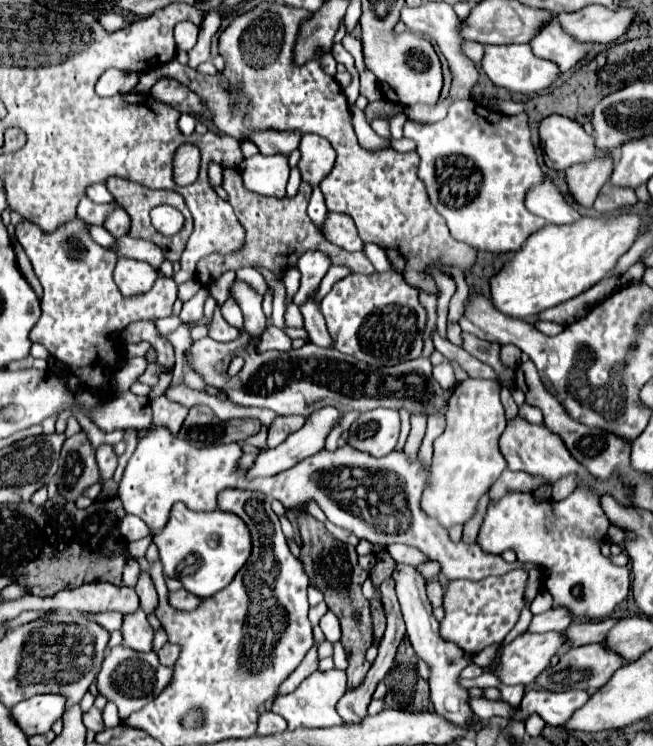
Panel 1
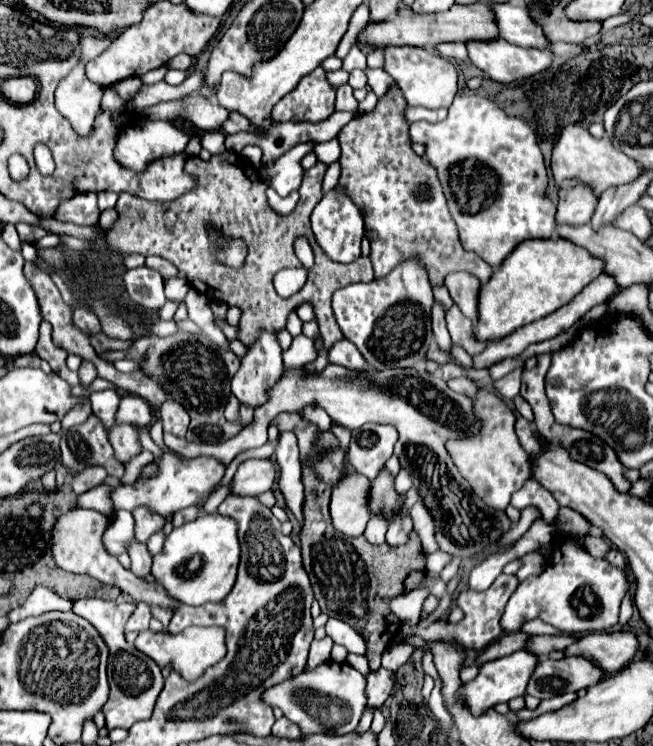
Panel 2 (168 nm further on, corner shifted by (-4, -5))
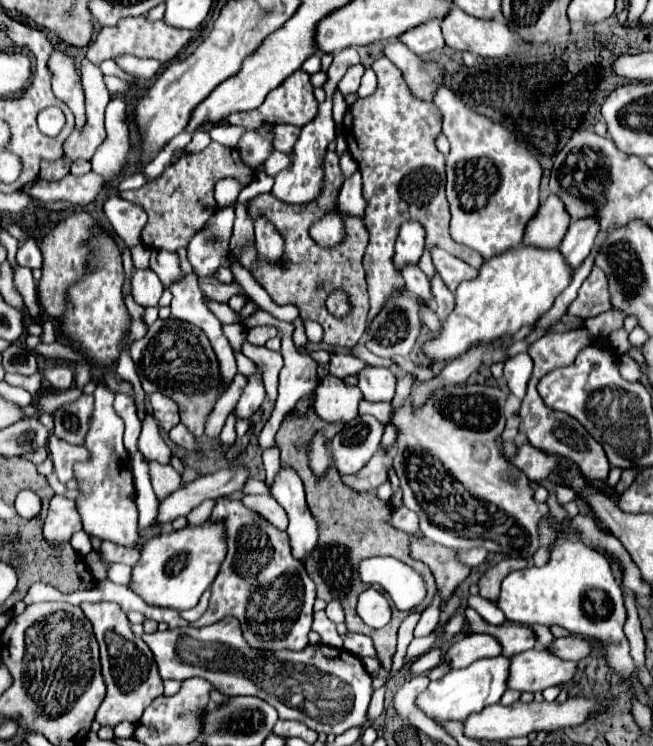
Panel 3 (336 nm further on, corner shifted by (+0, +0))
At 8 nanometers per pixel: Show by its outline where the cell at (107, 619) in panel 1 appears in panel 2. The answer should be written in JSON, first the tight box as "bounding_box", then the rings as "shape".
{"bounding_box":[125,603,152,632],"shape":[[[138,603],[138,607],[125,625],[125,632],[146,631],[150,617],[152,617],[150,607],[146,603]]]}

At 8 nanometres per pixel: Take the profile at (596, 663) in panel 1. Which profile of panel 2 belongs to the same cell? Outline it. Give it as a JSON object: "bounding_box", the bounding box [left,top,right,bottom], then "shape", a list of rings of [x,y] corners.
{"bounding_box":[528,657,606,699],"shape":[[[564,657],[560,661],[542,659],[528,683],[528,693],[538,699],[576,693],[596,685],[604,675],[606,673],[586,657]]]}

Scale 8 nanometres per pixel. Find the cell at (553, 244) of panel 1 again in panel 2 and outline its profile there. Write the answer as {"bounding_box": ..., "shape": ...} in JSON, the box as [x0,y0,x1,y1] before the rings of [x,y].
{"bounding_box":[474,237,604,339],"shape":[[[556,237],[556,239],[528,239],[504,259],[492,279],[480,289],[478,323],[474,325],[476,337],[502,339],[522,325],[538,321],[562,305],[570,303],[588,283],[604,273],[604,259],[594,257],[584,247]]]}

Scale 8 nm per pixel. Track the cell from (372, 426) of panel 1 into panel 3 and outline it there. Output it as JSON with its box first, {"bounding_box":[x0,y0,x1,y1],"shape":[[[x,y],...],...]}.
{"bounding_box":[308,416,384,478],"shape":[[[358,416],[354,420],[350,420],[348,424],[344,424],[344,428],[330,440],[326,440],[320,432],[316,432],[308,444],[308,458],[310,458],[310,470],[314,472],[316,478],[322,478],[322,474],[326,474],[330,470],[330,466],[334,464],[334,470],[340,476],[346,474],[356,474],[360,468],[364,468],[372,454],[378,450],[380,446],[380,438],[384,434],[384,424],[378,422],[374,416]]]}

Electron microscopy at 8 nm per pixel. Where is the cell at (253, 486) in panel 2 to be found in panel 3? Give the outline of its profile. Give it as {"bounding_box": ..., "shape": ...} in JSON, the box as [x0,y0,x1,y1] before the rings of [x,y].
{"bounding_box":[156,466,248,524],"shape":[[[228,466],[214,474],[196,478],[194,482],[180,486],[176,492],[160,500],[156,520],[160,524],[168,524],[178,516],[188,516],[190,510],[194,510],[208,498],[218,500],[238,492],[246,480],[248,480],[248,470],[244,466]]]}

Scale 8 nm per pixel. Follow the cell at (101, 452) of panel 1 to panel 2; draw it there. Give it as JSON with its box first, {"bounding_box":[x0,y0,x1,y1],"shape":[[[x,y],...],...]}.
{"bounding_box":[108,427,140,463],"shape":[[[112,427],[112,431],[108,431],[108,441],[114,449],[114,457],[120,463],[128,461],[132,455],[140,451],[138,431],[134,427]]]}

